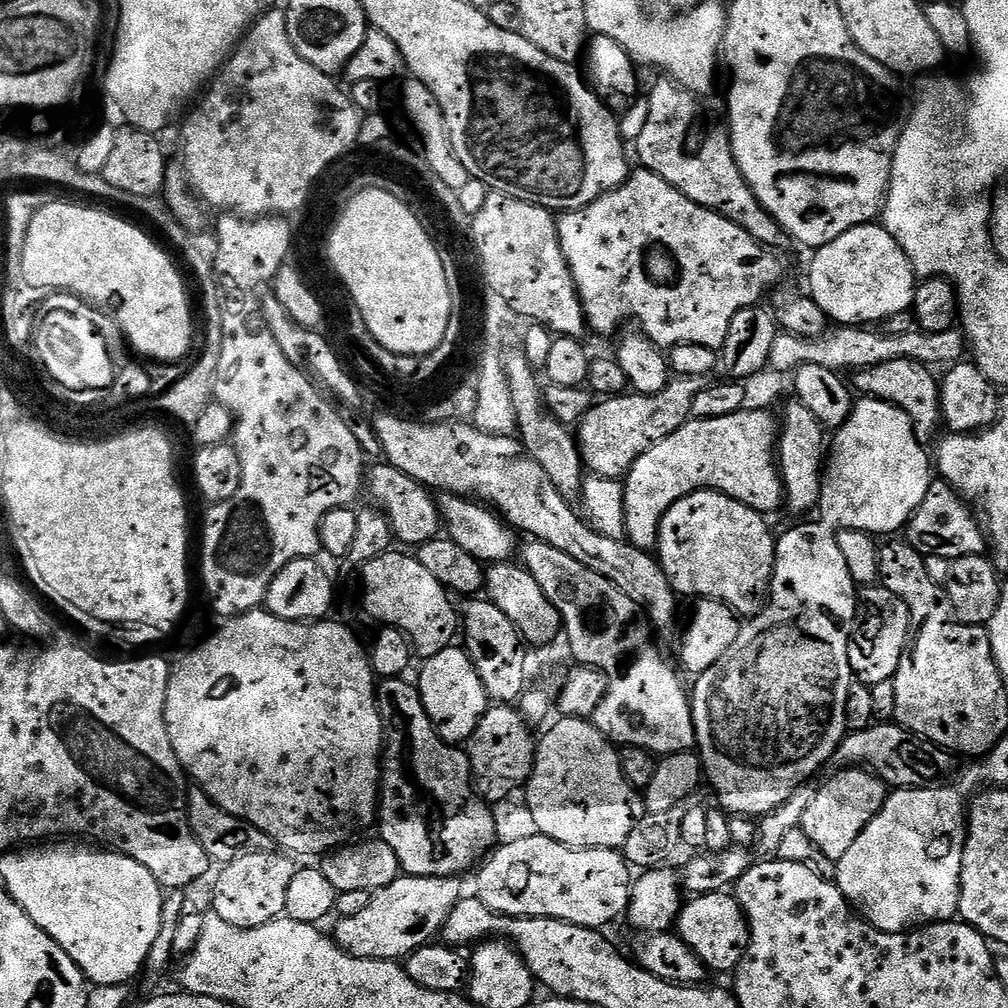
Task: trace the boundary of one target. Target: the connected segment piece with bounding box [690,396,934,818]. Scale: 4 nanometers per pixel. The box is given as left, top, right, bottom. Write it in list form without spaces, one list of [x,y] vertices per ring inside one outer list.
[[[859,397],[852,405],[850,418],[846,420],[842,427],[835,431],[833,436],[835,436],[835,438],[833,442],[831,439],[826,465],[823,474],[821,475],[820,498],[816,507],[817,513],[821,513],[820,518],[816,519],[814,522],[800,524],[797,526],[797,528],[790,529],[784,537],[781,535],[779,539],[777,539],[776,565],[772,571],[772,583],[768,589],[766,603],[763,605],[763,607],[761,607],[760,611],[757,612],[755,616],[751,617],[751,619],[749,619],[747,622],[741,623],[738,638],[734,638],[734,646],[730,646],[730,650],[726,650],[726,654],[722,654],[722,658],[718,658],[718,662],[714,666],[710,666],[710,670],[706,670],[700,676],[695,677],[694,683],[696,683],[696,685],[694,685],[693,688],[691,686],[690,688],[692,721],[694,722],[694,730],[696,731],[696,748],[698,749],[698,755],[702,765],[702,772],[706,777],[707,783],[710,785],[711,791],[715,794],[717,792],[717,794],[720,795],[720,801],[718,801],[719,807],[723,809],[724,812],[731,814],[733,817],[763,818],[767,816],[768,813],[775,812],[778,806],[782,806],[782,802],[786,802],[792,795],[796,793],[797,788],[807,785],[809,783],[808,779],[810,779],[811,776],[814,775],[824,763],[827,762],[827,760],[831,761],[833,757],[835,757],[836,749],[839,748],[841,740],[843,740],[846,735],[846,729],[844,726],[844,723],[846,722],[846,694],[854,682],[854,673],[852,667],[850,666],[850,658],[848,657],[848,645],[850,643],[850,632],[848,636],[848,624],[853,623],[852,625],[855,625],[858,620],[858,585],[855,578],[853,578],[853,576],[850,574],[850,566],[846,566],[844,556],[840,552],[840,541],[838,539],[838,535],[843,531],[865,531],[871,536],[879,536],[878,534],[886,534],[885,536],[890,536],[899,533],[896,531],[899,529],[901,531],[907,525],[908,521],[911,519],[911,516],[916,512],[918,506],[921,505],[922,500],[929,492],[929,486],[932,484],[934,479],[932,460],[931,457],[930,460],[928,458],[928,454],[925,451],[925,445],[918,441],[908,414],[906,414],[906,412],[897,407],[895,404],[873,397]]]

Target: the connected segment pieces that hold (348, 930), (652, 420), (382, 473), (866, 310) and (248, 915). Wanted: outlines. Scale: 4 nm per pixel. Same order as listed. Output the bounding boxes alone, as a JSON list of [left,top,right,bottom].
[[334,875,462,961],[574,376,705,480],[366,462,442,546],[808,222,918,326],[211,850,298,929]]

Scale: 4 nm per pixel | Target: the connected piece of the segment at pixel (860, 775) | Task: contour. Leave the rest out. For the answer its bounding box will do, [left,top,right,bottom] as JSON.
[800,766,890,861]

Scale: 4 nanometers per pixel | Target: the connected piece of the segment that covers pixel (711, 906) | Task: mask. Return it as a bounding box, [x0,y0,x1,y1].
[675,891,752,973]

